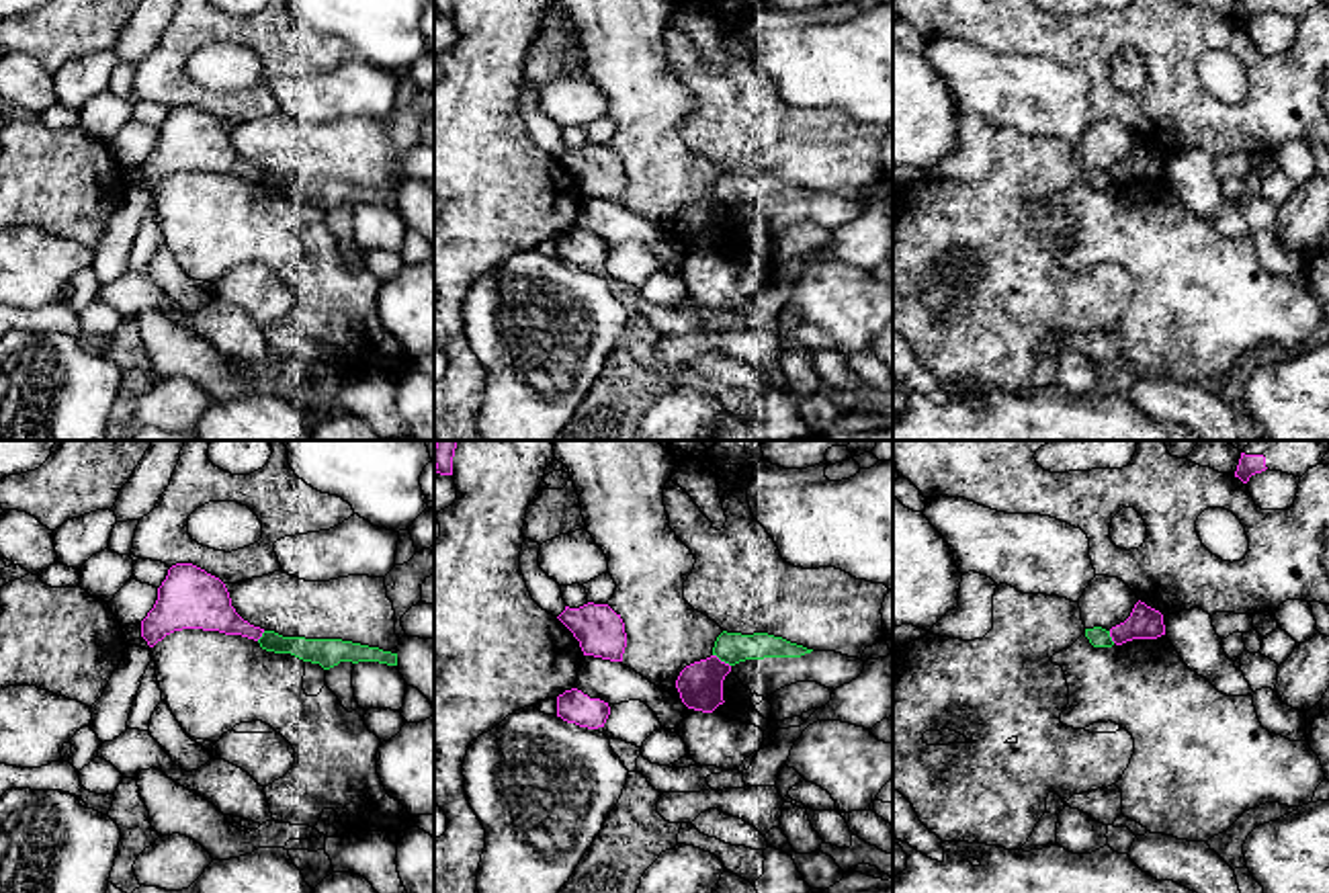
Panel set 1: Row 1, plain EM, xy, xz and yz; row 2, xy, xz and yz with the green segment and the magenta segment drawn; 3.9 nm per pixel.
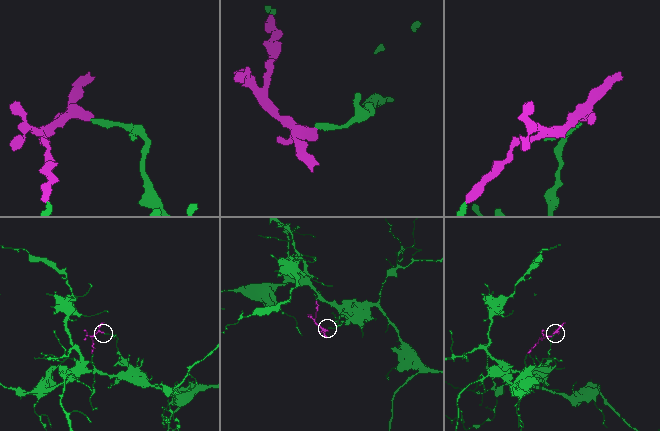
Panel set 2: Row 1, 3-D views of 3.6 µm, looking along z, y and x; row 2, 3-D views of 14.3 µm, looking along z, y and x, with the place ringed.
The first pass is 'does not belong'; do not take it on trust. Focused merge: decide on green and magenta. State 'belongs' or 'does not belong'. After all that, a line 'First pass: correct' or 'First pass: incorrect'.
does not belong
First pass: correct

